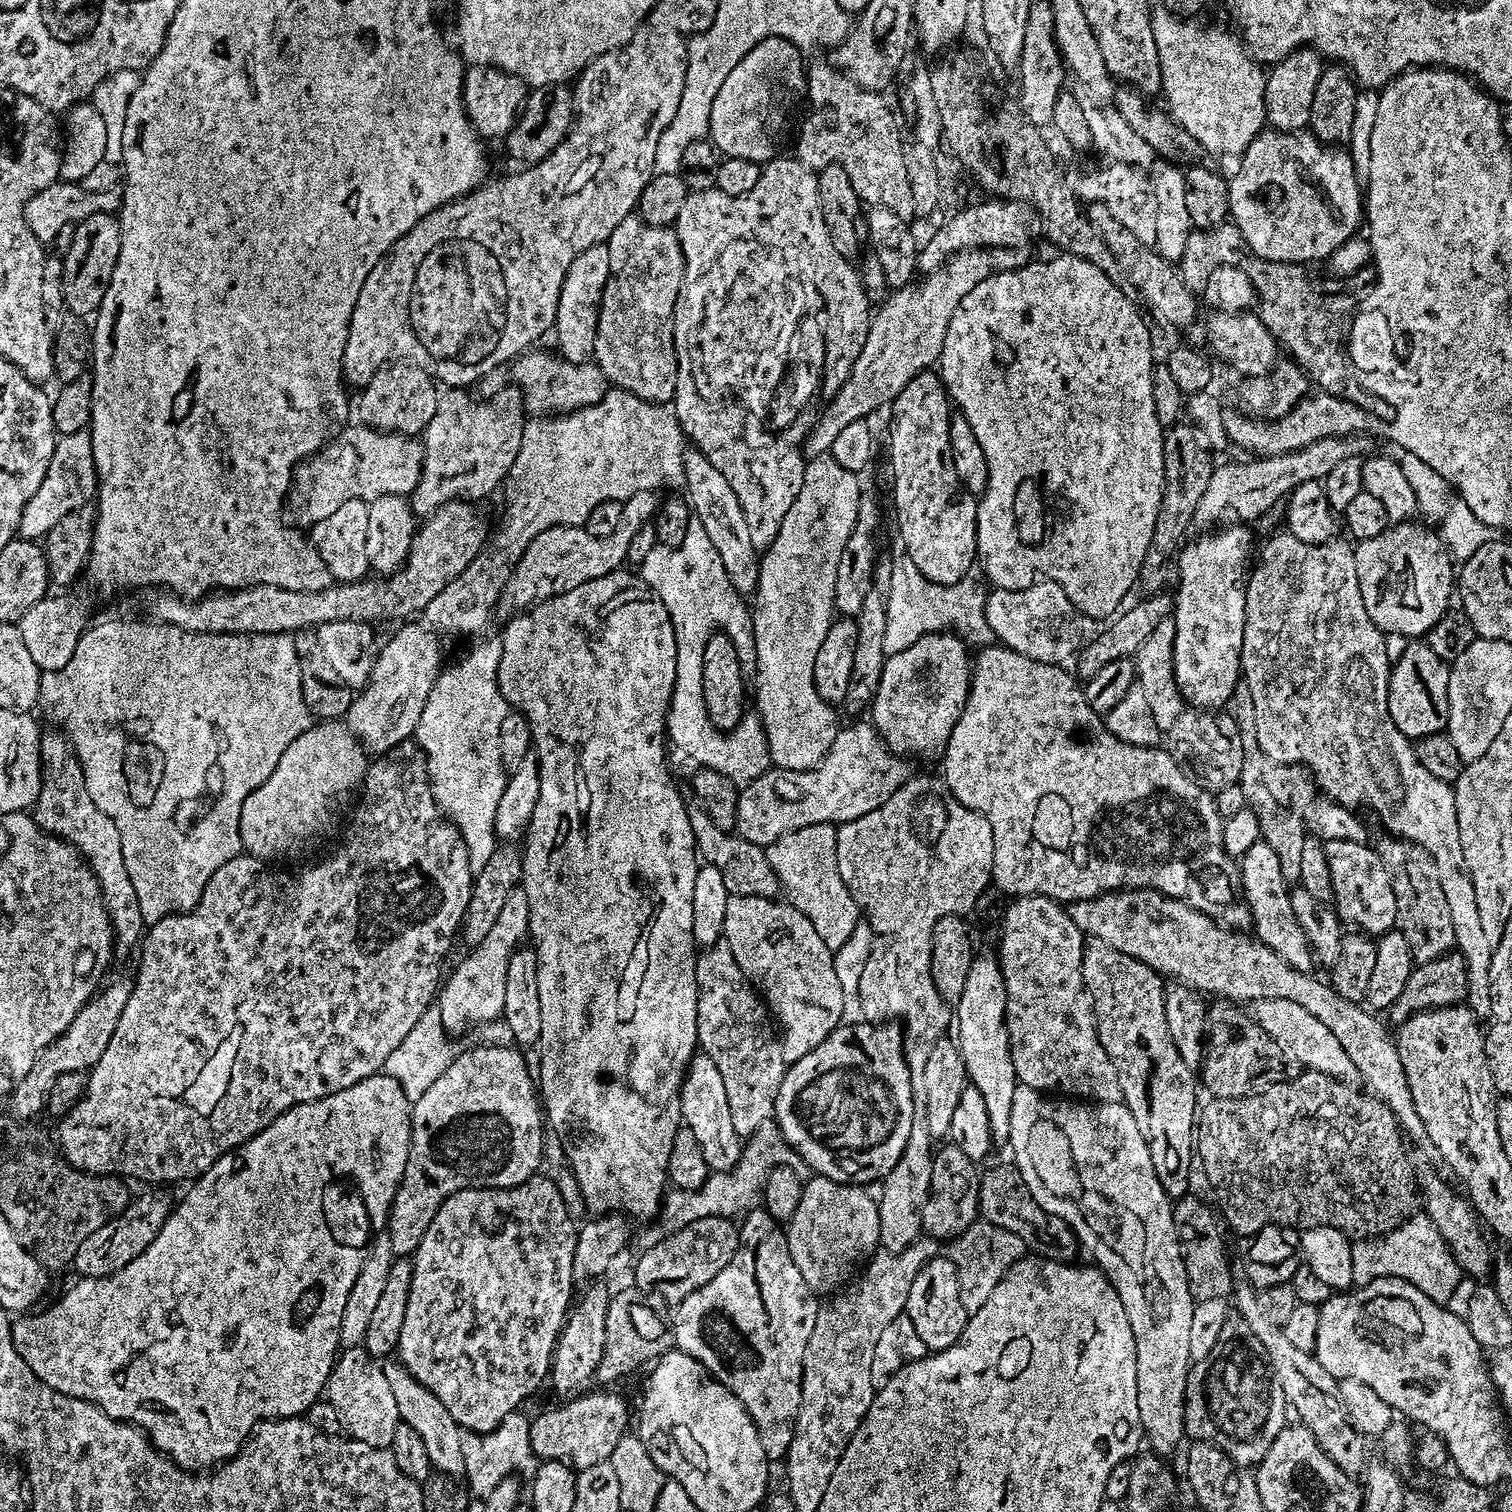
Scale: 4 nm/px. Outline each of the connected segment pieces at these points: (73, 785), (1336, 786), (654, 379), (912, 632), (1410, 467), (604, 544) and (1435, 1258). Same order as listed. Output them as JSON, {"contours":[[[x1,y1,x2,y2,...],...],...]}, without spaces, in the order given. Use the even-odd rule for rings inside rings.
{"contours":[[[45,731,40,737,40,759,43,761,44,785,36,799,30,815,49,836,69,844,76,849,84,862,96,875,100,884,106,884,104,908,116,910,116,920,122,924,122,930,128,932,128,945,124,946,124,954,131,953,141,943,146,931,142,918,142,910,138,906,138,894,134,890,134,882,130,882,130,874,126,870,126,862,122,858,122,842,118,838,118,828,114,822,90,798,90,790,86,790,86,778,80,760,72,750,68,737,59,731]],[[1281,530,1277,536,1272,536,1264,544,1264,549,1260,552,1260,561,1255,561,1254,567,1248,573,1248,589,1246,590,1246,618,1244,619,1244,633,1242,634,1242,654,1240,655,1240,666,1242,669,1242,680,1248,689,1250,698,1254,702,1254,730,1258,730,1258,746,1264,755,1272,761,1273,764,1293,765,1299,766,1301,769,1306,770,1307,774,1314,781,1315,787,1327,799,1334,800,1344,808,1351,808,1353,810,1359,809,1359,804,1365,804,1374,815,1380,819,1380,824,1384,827,1385,833,1391,834,1402,840,1409,840,1411,844,1422,846,1434,858,1434,862,1438,866,1438,878,1442,882,1442,890,1446,890,1446,903,1450,905,1450,918,1454,922,1454,938,1456,939,1455,951,1460,953,1464,959,1466,966,1466,974,1468,975,1468,994,1466,997,1467,1007,1471,1008,1473,1016,1477,1018,1487,1018,1492,1014,1492,983,1490,982,1490,962,1492,961,1492,949,1494,945,1487,941,1486,933,1483,930,1480,919,1478,919,1478,901,1474,899,1474,886,1470,882,1468,872,1464,869,1464,859,1462,858,1462,842,1458,838,1458,822,1456,821,1456,794,1453,785,1442,782,1441,780,1433,780,1432,776,1426,769,1423,768,1422,762,1418,762,1416,757,1416,749,1413,741,1409,737,1402,734,1402,730,1398,730,1398,726,1394,726,1394,718,1390,718,1390,710,1388,709,1388,673,1390,671,1390,656,1388,660,1388,644,1386,641,1385,633,1380,631,1378,626,1374,626,1374,622,1370,618,1370,614,1366,614,1366,606,1362,602,1362,590,1358,586,1358,566,1356,565,1356,554,1353,545,1347,539,1335,538,1326,541,1324,544,1307,544,1306,542,1299,541,1294,534,1287,530]],[[673,324,668,326,668,344,594,344,593,361,607,383,652,403,669,403,676,393]],[[907,554,897,555,894,563,896,569,892,575,890,602,886,614,885,657,914,646,918,638,932,633,943,633,948,629,965,628,970,635,981,640,979,642,981,645,993,643,990,622,986,620,988,592,983,583,980,585,978,581,972,580,973,578,965,578,957,584,935,584,920,573,918,566,914,566,914,562]],[[1401,451,1398,459,1402,466,1402,475,1414,489,1417,509,1421,513,1425,512,1433,520,1431,523,1438,529,1438,535,1444,541,1444,546,1448,549,1453,561,1466,561,1489,543,1488,525,1479,520,1474,514,1474,510,1470,510,1470,506,1466,506,1460,493,1446,482,1446,478,1442,478,1442,474,1438,474,1438,470,1426,466,1426,462,1422,458,1418,458,1416,452]],[[642,490,623,501,621,521,616,532,609,537,594,537,583,526,550,526,542,530,526,546,520,561,510,569,500,589,498,605,504,618,511,618,531,609,537,602,551,600,564,592,574,590,587,580,609,576,611,572,623,569,628,559,630,541,642,526,655,517,661,505,661,497,653,490]],[[1413,1214,1392,1230,1396,1236,1389,1230,1376,1236,1380,1244,1372,1240,1372,1252,1368,1252,1368,1238,1357,1239,1352,1244,1352,1284,1363,1286,1383,1276,1393,1276,1418,1286,1434,1303,1447,1305,1460,1284,1462,1271,1434,1222,1425,1214],[1388,1244,1392,1244,1392,1252,1388,1252],[1380,1248,1384,1248,1384,1252,1380,1252]]]}

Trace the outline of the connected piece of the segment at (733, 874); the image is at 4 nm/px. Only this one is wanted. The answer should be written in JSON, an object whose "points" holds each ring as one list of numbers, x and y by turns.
{"points":[[703,806,695,807,688,808,688,817,696,839,697,853,707,863,718,866,718,870,722,870,722,882,726,882,728,893,734,896,775,897,779,893,776,891,781,891,782,885,770,866,767,851,761,845,737,836,735,831,716,824]]}

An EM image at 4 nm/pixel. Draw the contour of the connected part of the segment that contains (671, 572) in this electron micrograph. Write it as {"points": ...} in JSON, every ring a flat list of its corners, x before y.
{"points":[[692,518,689,528,686,530,686,538,682,539,680,545,669,547,663,543,657,543,654,550,646,558,644,564,639,565,639,575,648,583,652,592,663,602,670,614,670,622,674,626,674,638,680,636,680,646,676,653,680,655,680,692,672,692,672,703,668,706,668,718,666,721,666,736,670,741,674,736,676,739,671,742,675,744,680,740,676,748,684,744,679,750,681,753,688,748,688,724,696,728,696,732,712,732,714,725,708,728,704,724,706,708,700,708,700,696,702,695,702,654,706,650,706,642,720,629,728,625,728,608,732,608,732,602,742,602,742,597,736,587,730,582,728,575,724,573,722,558,718,558,718,550,714,550,706,530,702,530,702,522]]}

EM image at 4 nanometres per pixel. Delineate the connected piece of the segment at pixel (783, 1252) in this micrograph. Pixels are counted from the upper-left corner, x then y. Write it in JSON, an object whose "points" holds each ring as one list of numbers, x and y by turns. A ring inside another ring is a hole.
{"points":[[764,1206,753,1207,743,1220,744,1224,739,1225,740,1249,734,1258,730,1258,726,1267,718,1270,718,1274,714,1274,706,1286,686,1294,686,1298,675,1305,674,1344,679,1351,703,1365,713,1379,744,1403,769,1461,783,1461,796,1433,798,1406,802,1402,806,1342,810,1342,821,1301,806,1278,802,1278,802,1270,794,1266,782,1224]]}

